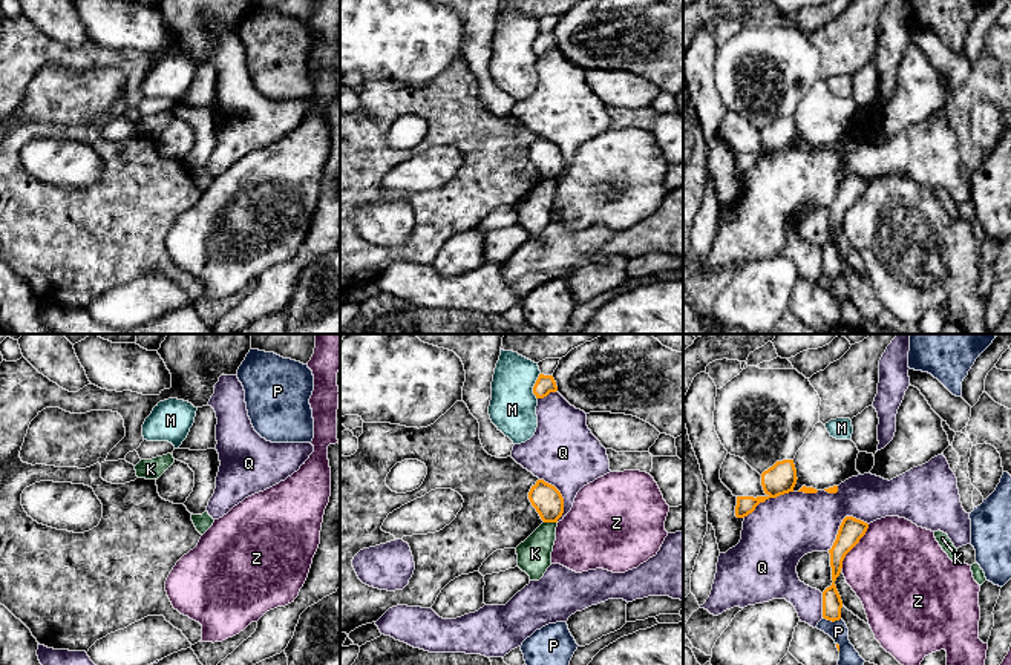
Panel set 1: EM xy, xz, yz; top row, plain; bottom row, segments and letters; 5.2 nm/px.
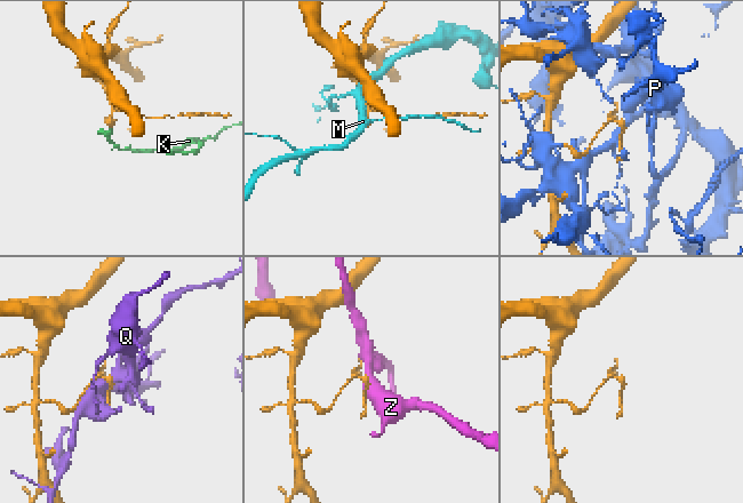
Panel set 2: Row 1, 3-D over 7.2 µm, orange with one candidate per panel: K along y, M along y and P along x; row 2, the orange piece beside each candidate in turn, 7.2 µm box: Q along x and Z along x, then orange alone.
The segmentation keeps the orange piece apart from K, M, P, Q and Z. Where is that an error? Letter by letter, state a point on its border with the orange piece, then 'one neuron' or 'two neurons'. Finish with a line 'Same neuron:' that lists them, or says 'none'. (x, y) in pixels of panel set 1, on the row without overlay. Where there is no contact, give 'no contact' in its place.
K: xz (550, 178) | two neurons
M: xz (533, 43) | two neurons
P: yz (832, 278) | two neurons
Q: yz (841, 180) | two neurons
Z: yz (855, 201) | two neurons
Same neuron: none

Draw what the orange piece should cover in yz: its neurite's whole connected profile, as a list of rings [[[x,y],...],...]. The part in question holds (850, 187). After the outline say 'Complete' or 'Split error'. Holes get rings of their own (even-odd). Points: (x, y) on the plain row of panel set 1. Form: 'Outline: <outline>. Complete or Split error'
Outline: [[[846,173],[839,182],[836,196],[829,207],[832,224],[832,242],[823,248],[823,274],[827,277],[839,277],[842,257],[836,247],[835,238],[841,230],[846,211],[859,199],[865,192],[869,181],[853,173]]]. Complete

